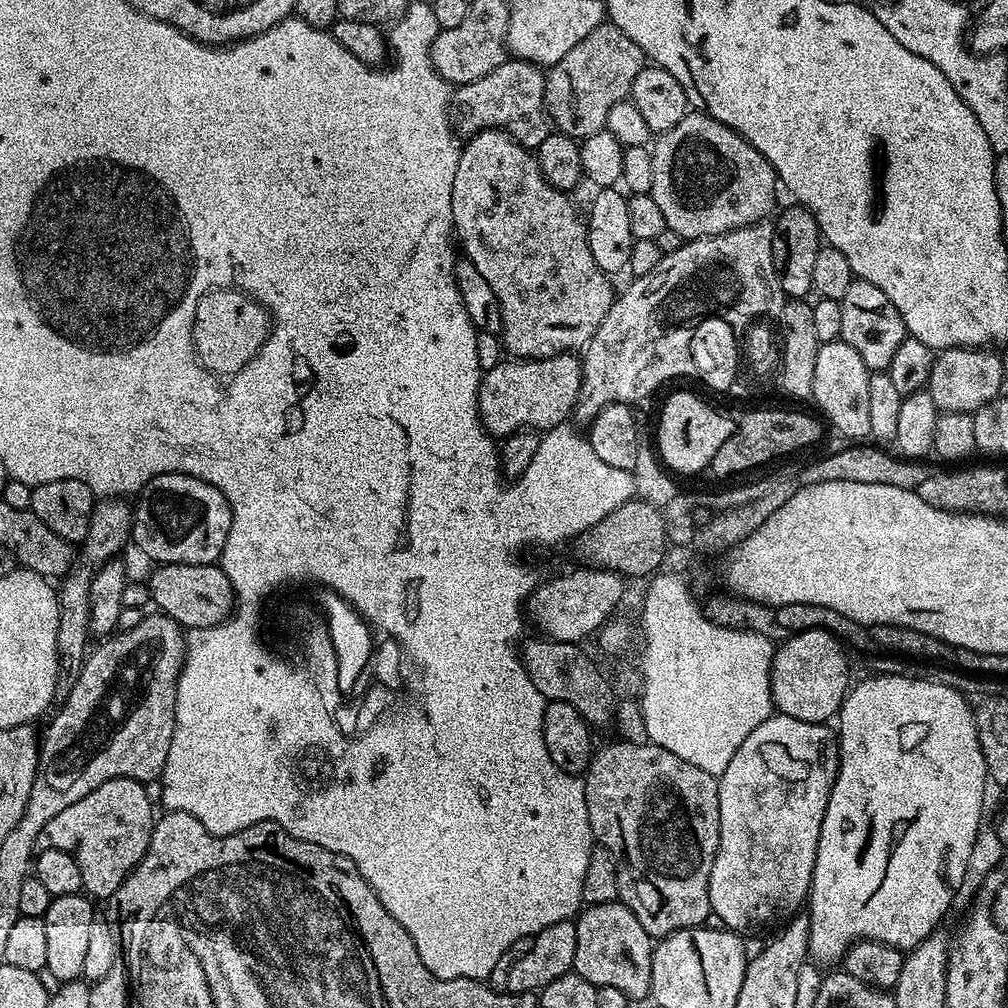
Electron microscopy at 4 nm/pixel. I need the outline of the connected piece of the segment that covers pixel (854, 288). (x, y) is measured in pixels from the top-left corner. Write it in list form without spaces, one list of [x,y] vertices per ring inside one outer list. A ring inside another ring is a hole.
[[[853,279],[850,290],[846,290],[839,301],[842,310],[840,339],[858,350],[862,362],[866,362],[870,370],[886,370],[898,346],[906,339],[904,323],[898,310],[894,310],[894,302],[890,302],[890,298],[886,298],[878,286],[858,279]]]

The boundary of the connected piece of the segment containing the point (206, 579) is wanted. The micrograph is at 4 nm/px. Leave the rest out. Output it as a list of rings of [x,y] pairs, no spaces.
[[[219,563],[215,564],[161,564],[159,566],[153,567],[152,577],[146,580],[148,586],[148,594],[153,605],[157,604],[159,611],[163,615],[169,616],[170,619],[178,621],[180,627],[185,630],[191,630],[194,628],[205,628],[206,626],[214,626],[215,624],[220,624],[223,620],[227,620],[229,616],[232,615],[234,607],[236,604],[236,592],[230,586],[230,578],[226,578],[226,574],[222,571]]]

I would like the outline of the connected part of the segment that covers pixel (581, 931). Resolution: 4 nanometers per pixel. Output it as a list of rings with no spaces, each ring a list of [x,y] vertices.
[[[619,902],[610,904],[589,904],[575,917],[578,946],[574,946],[574,971],[594,987],[614,986],[622,990],[629,1001],[636,1002],[649,995],[650,966],[652,965],[653,937],[634,918],[628,907]]]

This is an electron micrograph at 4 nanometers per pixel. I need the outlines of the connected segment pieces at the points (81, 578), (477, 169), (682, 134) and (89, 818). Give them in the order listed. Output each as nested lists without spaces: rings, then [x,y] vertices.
[[[100,498],[93,503],[90,514],[90,530],[86,530],[86,538],[82,542],[84,548],[84,564],[88,569],[73,567],[67,576],[63,577],[59,585],[58,595],[60,597],[60,613],[58,614],[58,654],[60,655],[60,670],[64,674],[75,674],[84,665],[86,653],[89,651],[90,633],[88,631],[88,609],[68,608],[72,600],[87,597],[88,581],[90,579],[89,570],[97,566],[108,563],[109,560],[119,557],[120,551],[124,547],[129,547],[132,535],[132,514],[133,505],[124,498]]]
[[[487,128],[485,132],[478,132],[461,147],[458,170],[454,174],[452,226],[455,235],[458,237],[458,244],[462,252],[462,247],[464,247],[463,255],[475,266],[478,274],[482,274],[482,278],[486,278],[490,290],[494,290],[494,294],[498,298],[502,310],[502,348],[509,357],[521,360],[541,360],[542,358],[557,356],[563,352],[575,353],[577,350],[583,349],[598,330],[598,326],[602,326],[602,318],[606,318],[606,314],[612,305],[614,291],[612,292],[612,284],[608,281],[611,280],[609,273],[601,270],[590,254],[586,220],[581,209],[579,212],[572,205],[572,198],[569,193],[558,190],[546,179],[540,169],[540,163],[536,161],[535,155],[529,149],[523,148],[521,144],[501,129]]]
[[[692,110],[678,122],[678,126],[670,126],[670,130],[659,133],[655,140],[651,145],[654,186],[650,195],[654,202],[658,202],[658,210],[662,210],[662,218],[666,218],[670,230],[685,240],[697,240],[758,224],[767,217],[764,215],[771,210],[778,189],[774,166],[770,166],[746,138],[730,130],[730,126],[718,122],[703,110]]]
[[[125,776],[104,781],[98,790],[86,794],[74,806],[66,806],[62,814],[54,814],[38,834],[36,848],[57,848],[75,856],[78,870],[82,870],[83,891],[89,897],[115,897],[124,877],[136,867],[146,854],[152,837],[152,800],[143,783]]]

